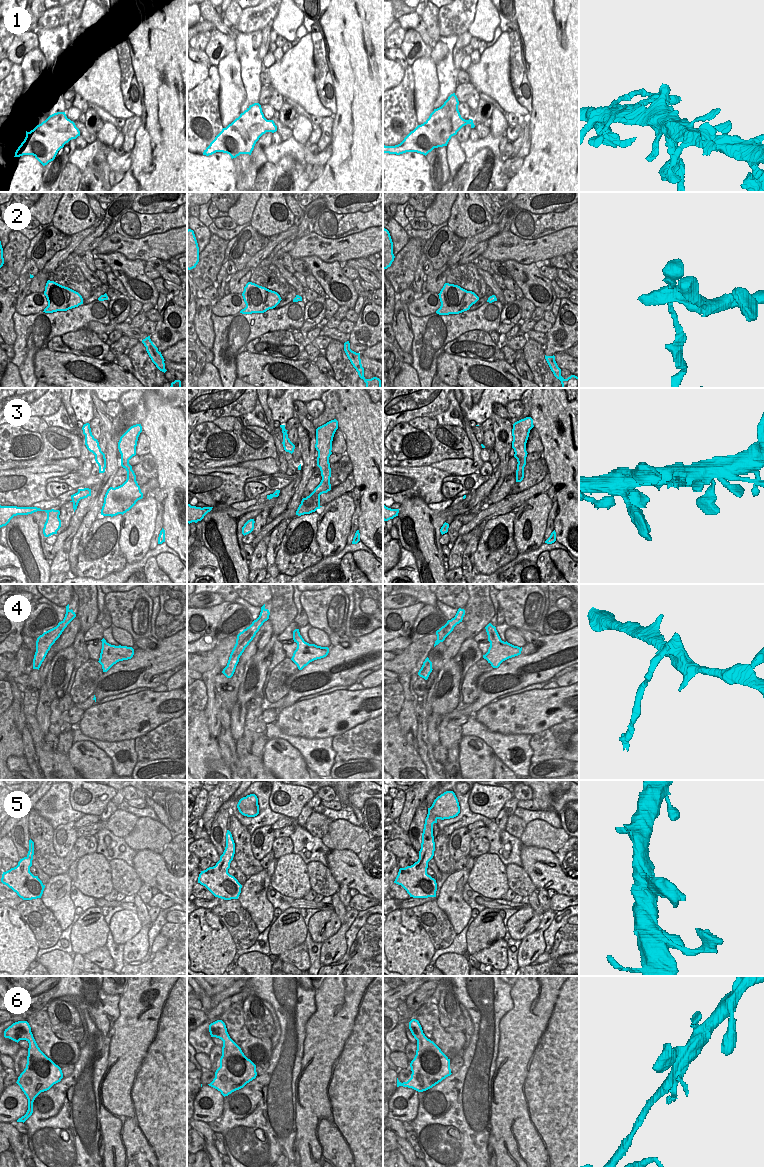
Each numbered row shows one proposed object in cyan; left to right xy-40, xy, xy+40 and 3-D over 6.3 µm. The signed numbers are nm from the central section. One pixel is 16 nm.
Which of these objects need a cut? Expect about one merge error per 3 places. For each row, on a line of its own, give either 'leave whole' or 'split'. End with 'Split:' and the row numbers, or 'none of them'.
1: split
2: split
3: leave whole
4: split
5: leave whole
6: leave whole
Split: 1, 2, 4

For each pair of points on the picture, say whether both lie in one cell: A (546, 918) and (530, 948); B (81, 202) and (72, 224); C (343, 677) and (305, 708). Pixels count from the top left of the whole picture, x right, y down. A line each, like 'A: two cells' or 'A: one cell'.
A: one cell
B: one cell
C: two cells

